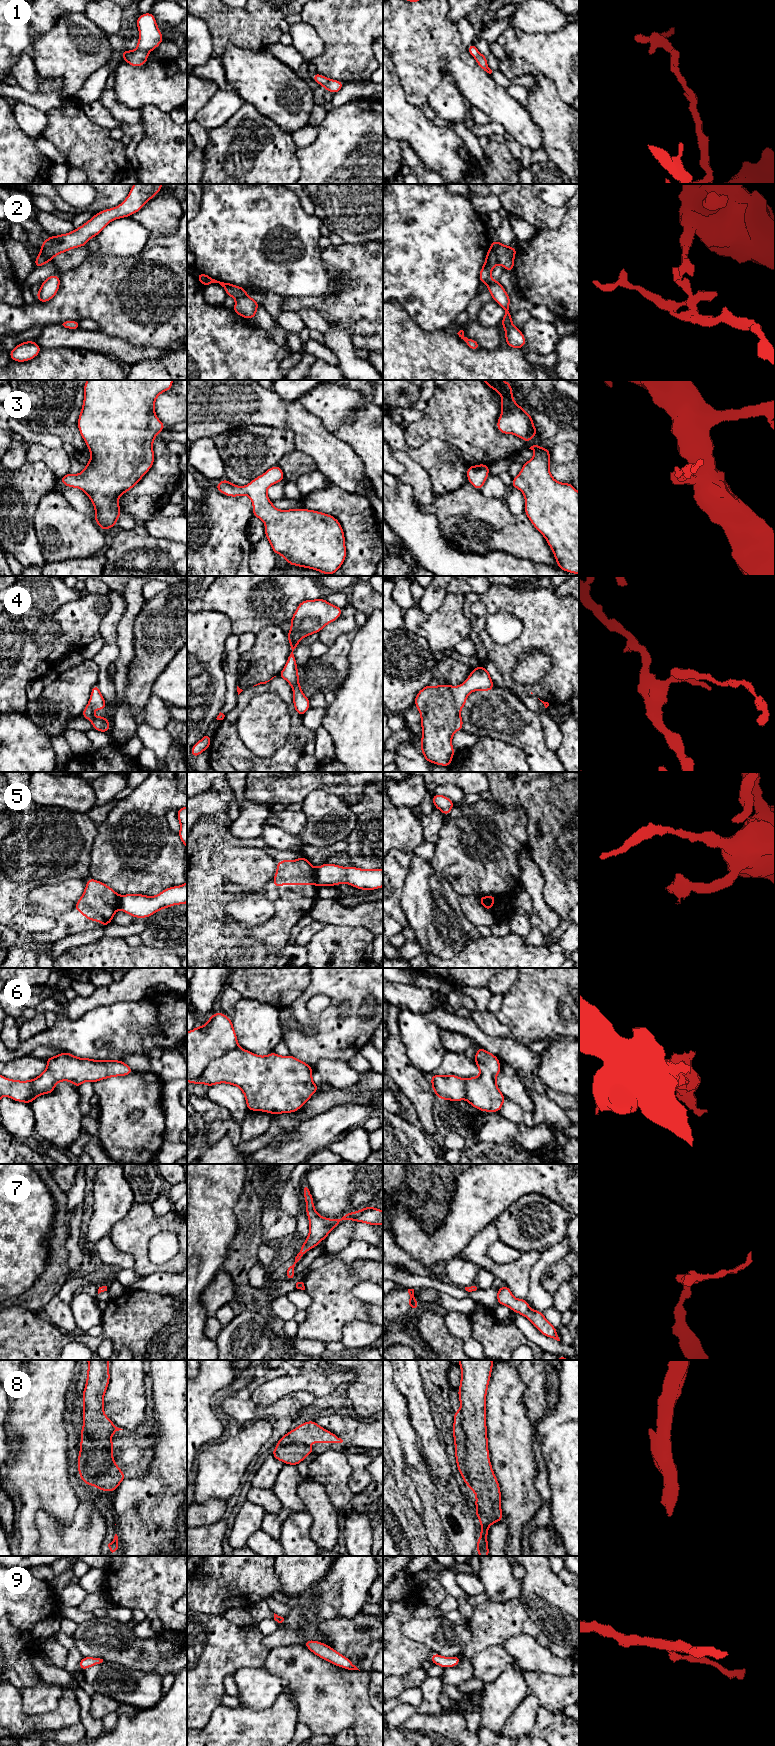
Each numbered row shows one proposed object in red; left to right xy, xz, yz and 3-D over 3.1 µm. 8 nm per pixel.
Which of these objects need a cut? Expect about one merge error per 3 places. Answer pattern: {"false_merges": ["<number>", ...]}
{"false_merges": ["1", "2", "5", "6"]}

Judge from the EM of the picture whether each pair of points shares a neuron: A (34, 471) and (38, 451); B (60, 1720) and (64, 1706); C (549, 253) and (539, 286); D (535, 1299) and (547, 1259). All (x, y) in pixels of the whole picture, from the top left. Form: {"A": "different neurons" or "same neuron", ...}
{"A": "different neurons", "B": "same neuron", "C": "same neuron", "D": "same neuron"}

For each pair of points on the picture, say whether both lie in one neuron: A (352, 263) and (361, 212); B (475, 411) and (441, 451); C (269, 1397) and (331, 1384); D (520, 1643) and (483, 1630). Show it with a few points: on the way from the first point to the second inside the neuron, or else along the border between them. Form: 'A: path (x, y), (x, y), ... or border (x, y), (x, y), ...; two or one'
A: border (372, 240), (344, 242); two
B: border (423, 443), (433, 438), (438, 438), (451, 446); two
C: path (284, 1385), (316, 1384); one
D: border (530, 1635), (512, 1636), (504, 1646); two

